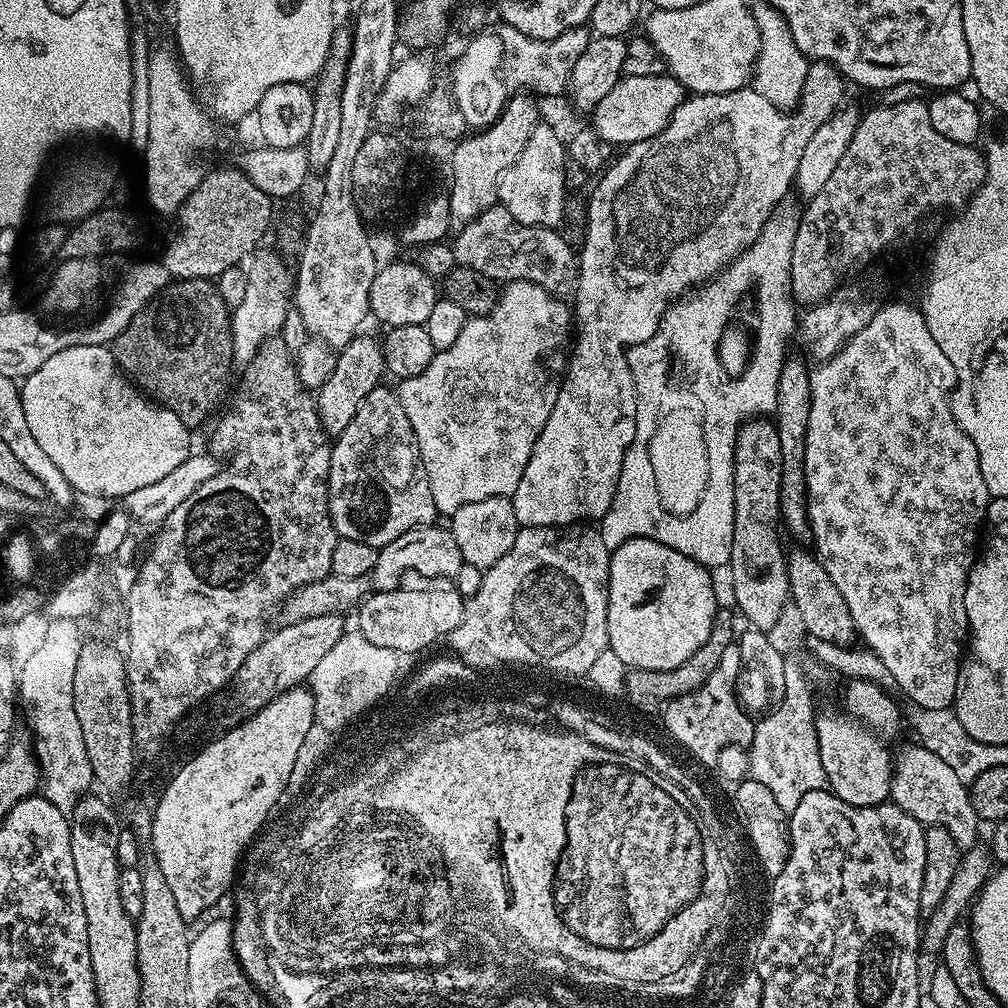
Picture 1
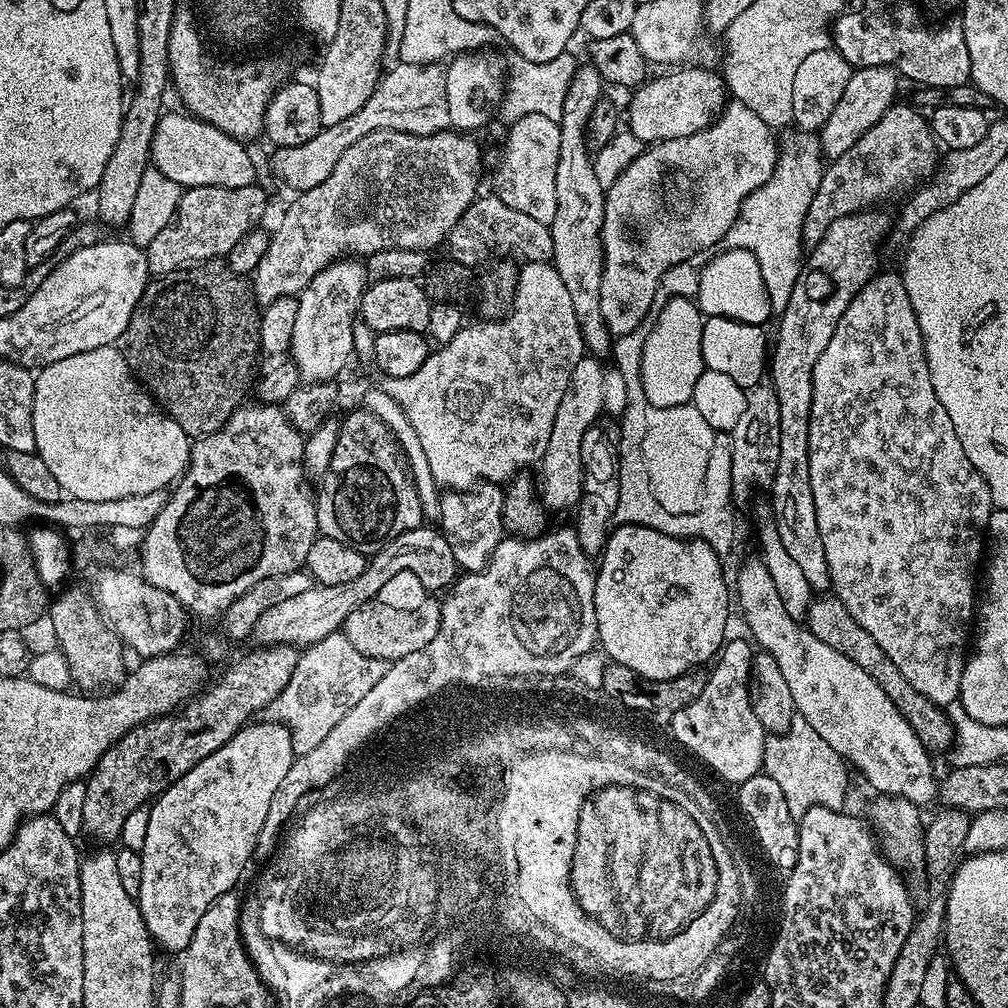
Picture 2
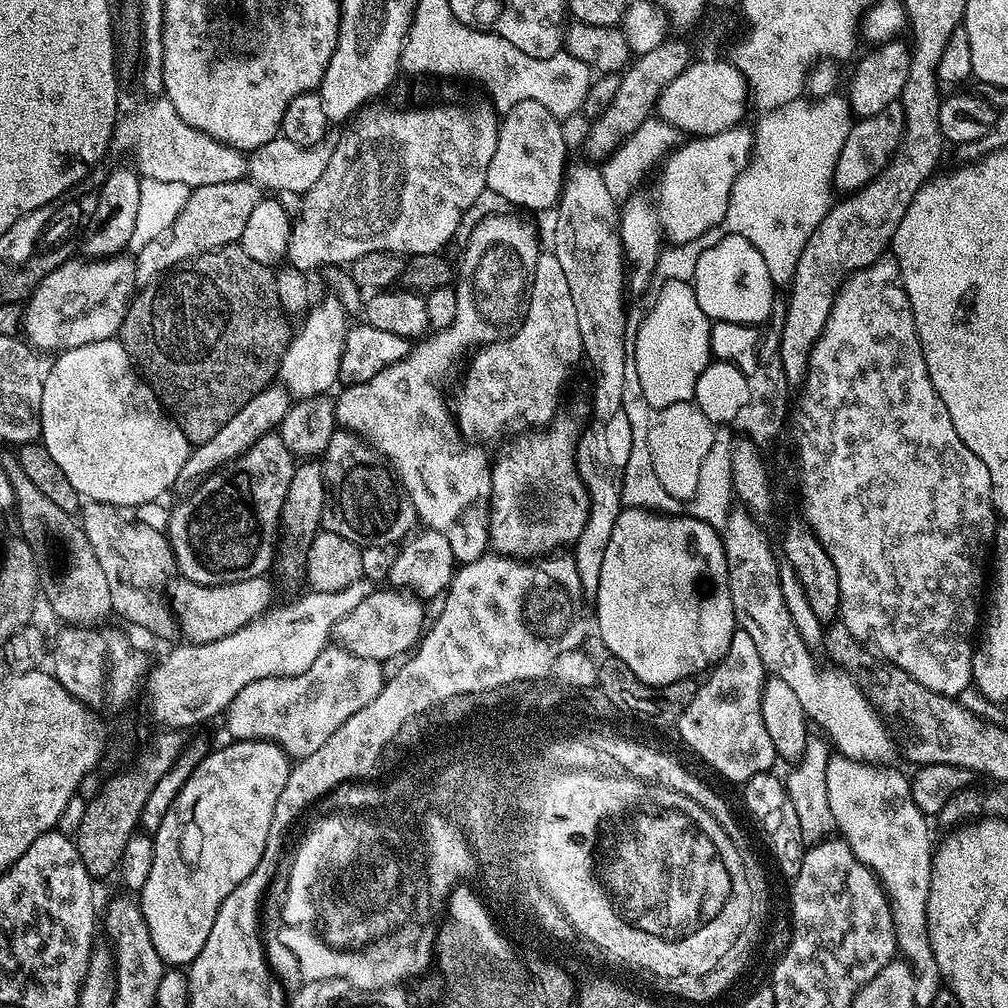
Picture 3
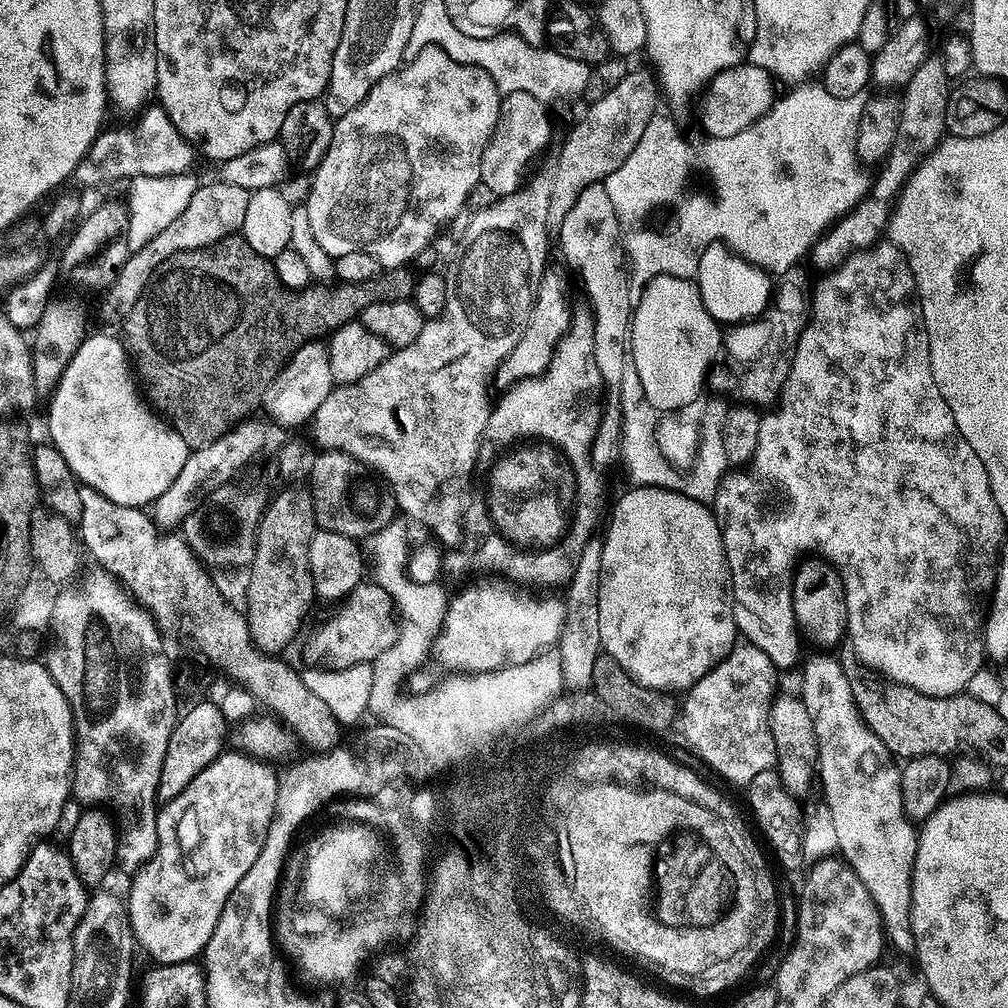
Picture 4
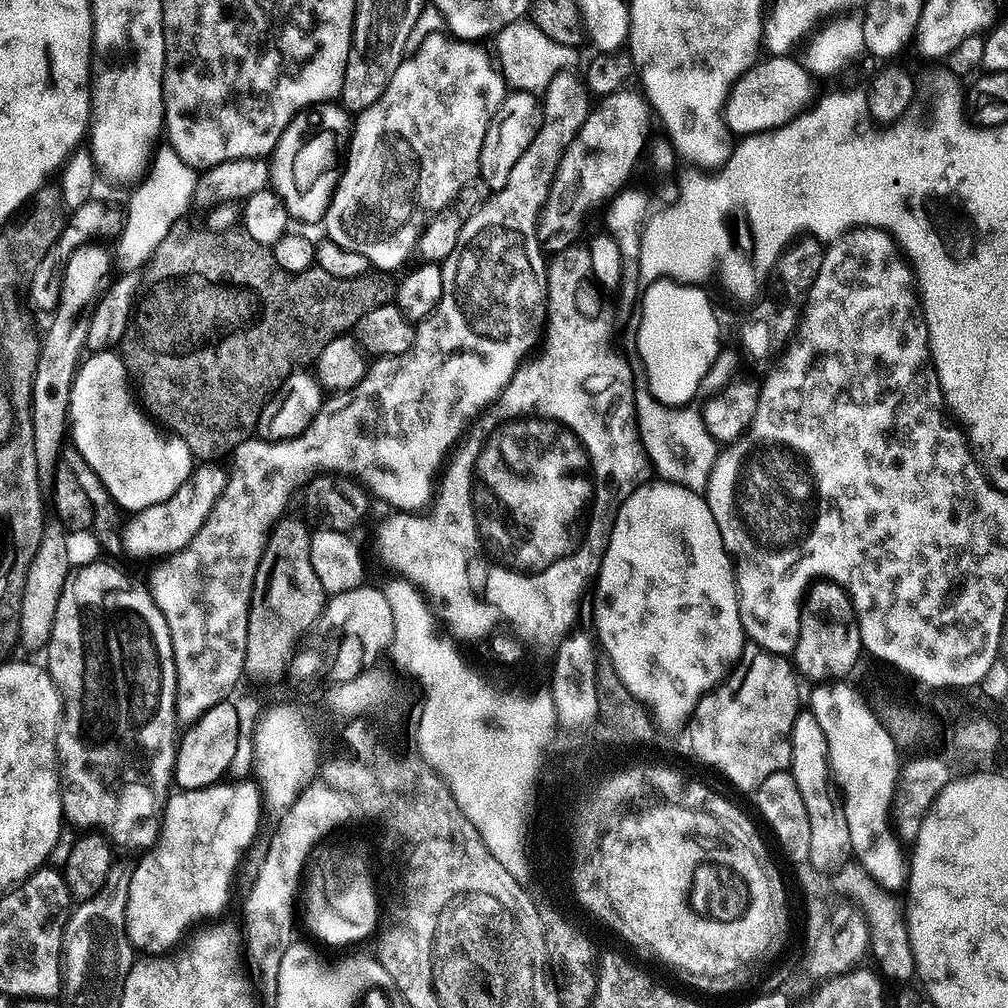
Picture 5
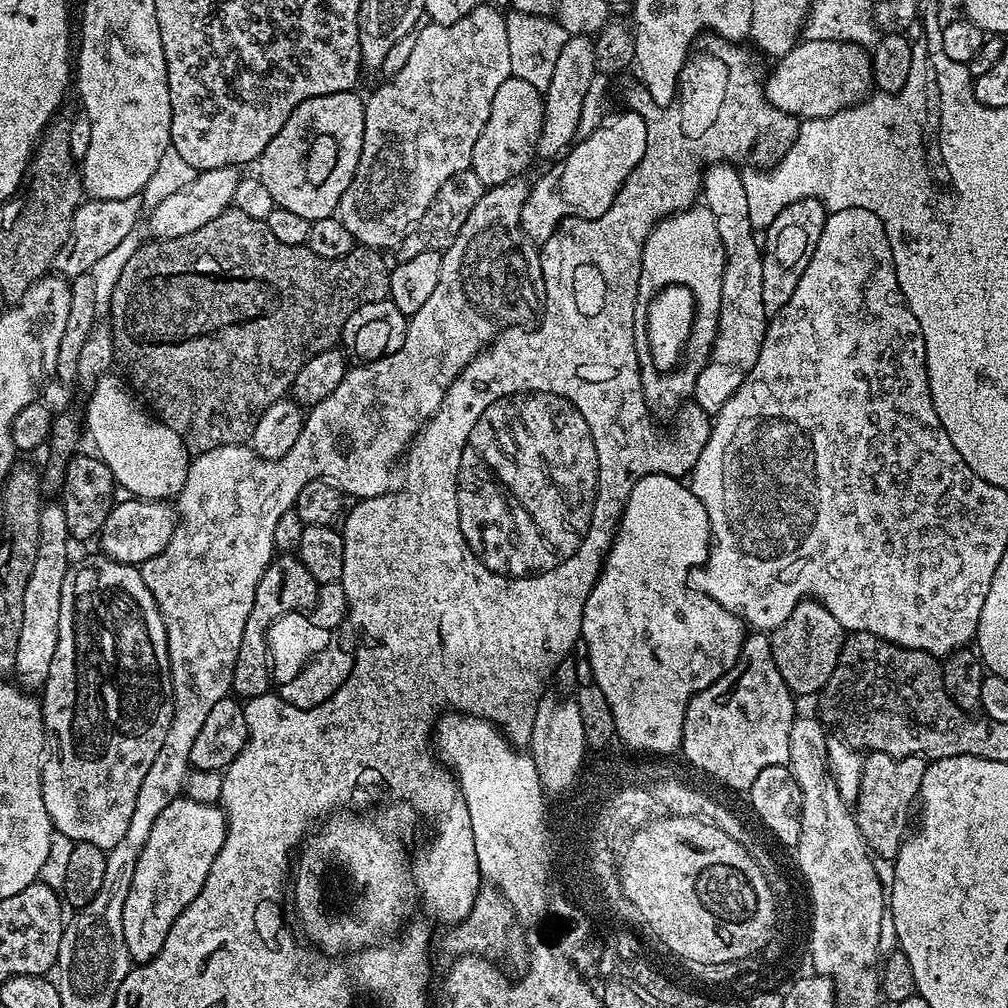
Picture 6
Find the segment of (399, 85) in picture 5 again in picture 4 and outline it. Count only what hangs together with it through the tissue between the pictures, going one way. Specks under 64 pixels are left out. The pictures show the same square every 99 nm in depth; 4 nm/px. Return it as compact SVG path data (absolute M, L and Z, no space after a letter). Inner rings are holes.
M436 44L427 45L413 60L407 61L386 78L379 80L361 104L343 113L340 120L335 121L330 146L324 151L320 165L314 169L313 176L316 177L312 180L312 193L308 196L312 203L308 208L308 228L312 231L317 246L329 258L350 254L350 250L362 250L370 254L370 258L374 258L384 270L411 265L411 260L431 242L432 235L439 230L440 224L454 219L459 214L460 207L469 203L474 186L480 182L480 159L500 117L501 99L502 94L496 89L495 82L490 74L486 74L486 70L473 64L454 62L454 58L450 58L450 54L446 54L446 50Z

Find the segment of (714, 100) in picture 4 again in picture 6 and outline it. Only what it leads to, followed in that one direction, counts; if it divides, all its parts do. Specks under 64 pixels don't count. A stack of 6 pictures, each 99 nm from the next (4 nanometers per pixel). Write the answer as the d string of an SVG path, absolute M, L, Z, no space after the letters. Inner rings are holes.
M805 39L775 64L776 69L764 80L764 97L786 115L804 120L826 118L853 108L869 99L874 88L871 55L858 44Z

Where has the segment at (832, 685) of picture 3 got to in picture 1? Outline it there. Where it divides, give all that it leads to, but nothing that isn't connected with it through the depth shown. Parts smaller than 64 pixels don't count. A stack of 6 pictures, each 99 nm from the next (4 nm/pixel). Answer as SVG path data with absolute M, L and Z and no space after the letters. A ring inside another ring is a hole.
M911 742L900 753L898 751L895 753L890 800L891 803L896 804L902 810L906 810L906 814L910 814L920 824L945 828L962 850L973 848L981 839L980 827L982 827L982 821L972 805L972 793L969 785L958 778L950 770L950 767L946 766L946 763L938 758L937 754L932 754L930 750L924 749L917 742Z

